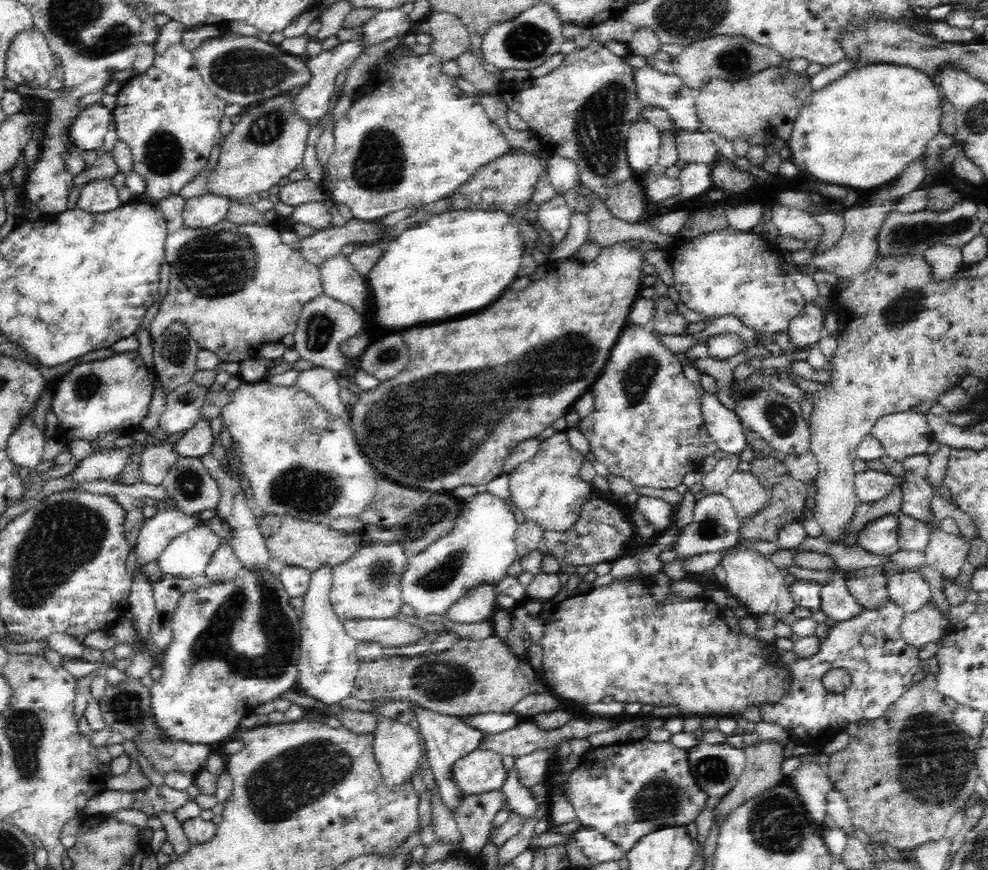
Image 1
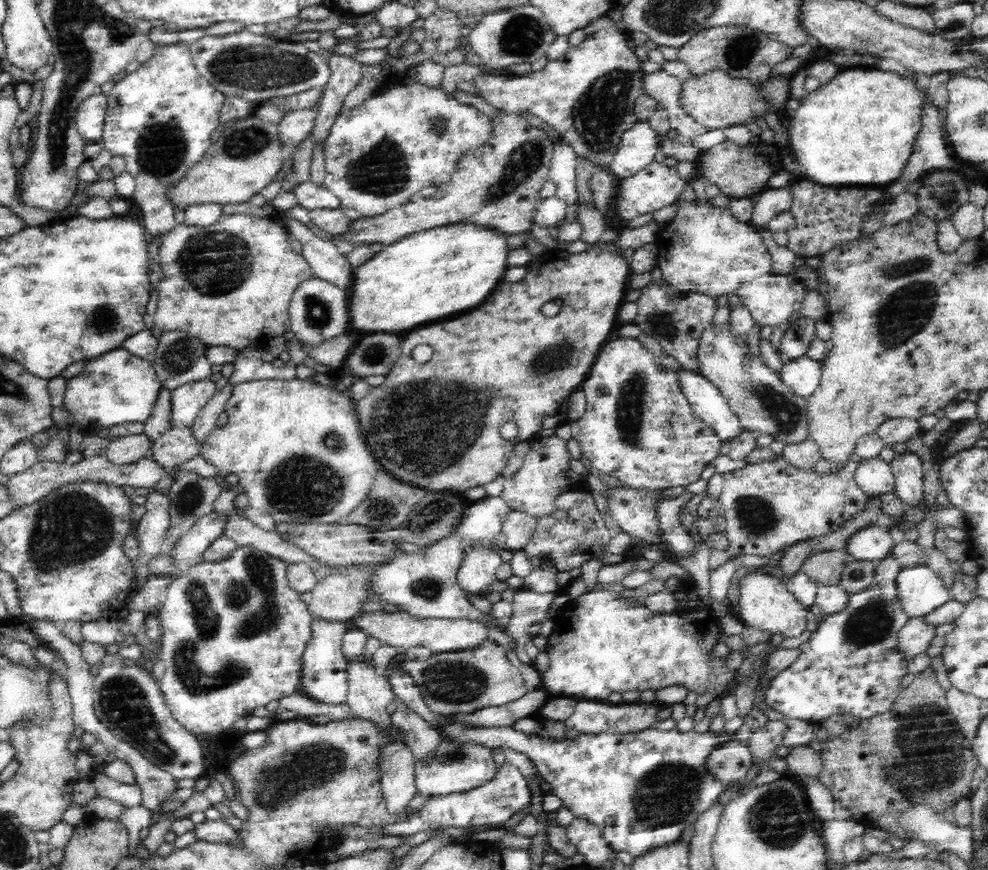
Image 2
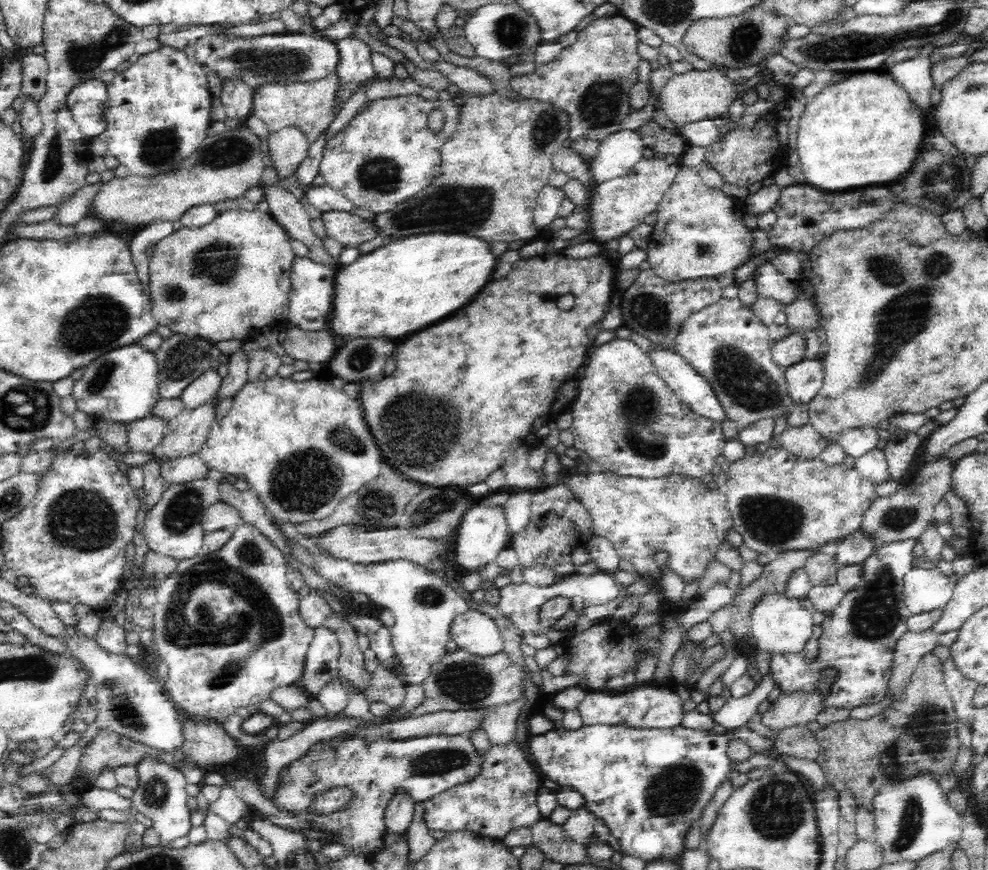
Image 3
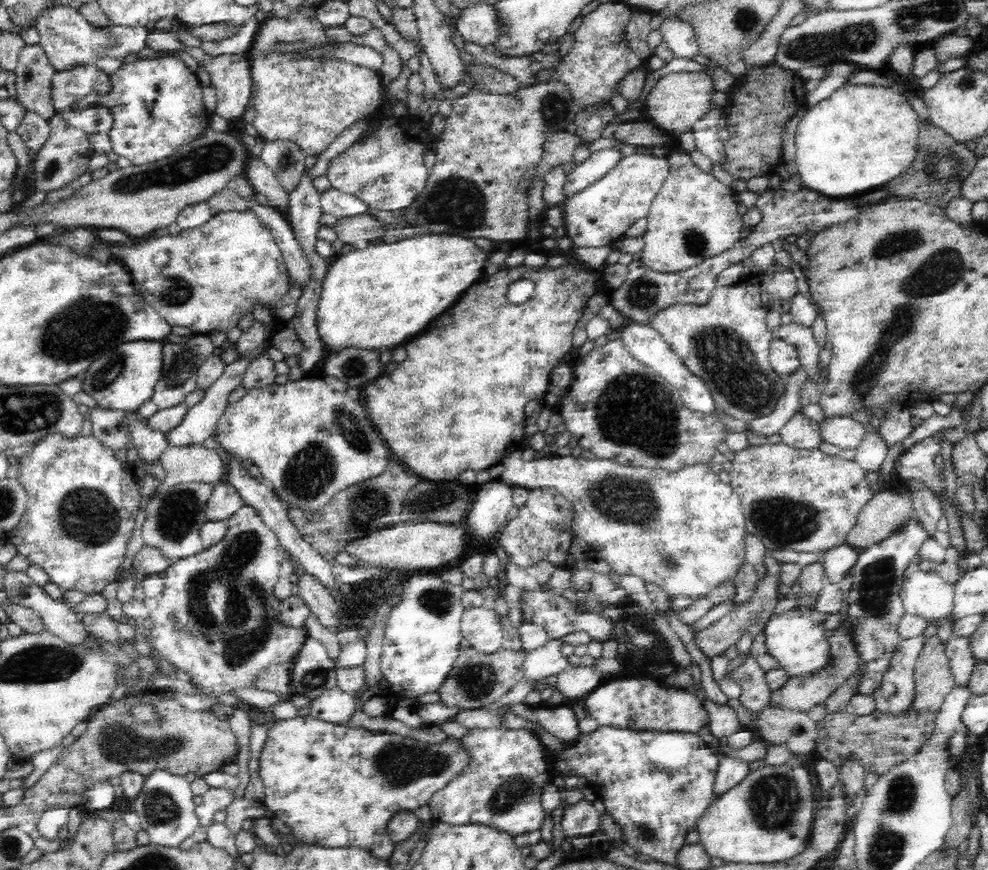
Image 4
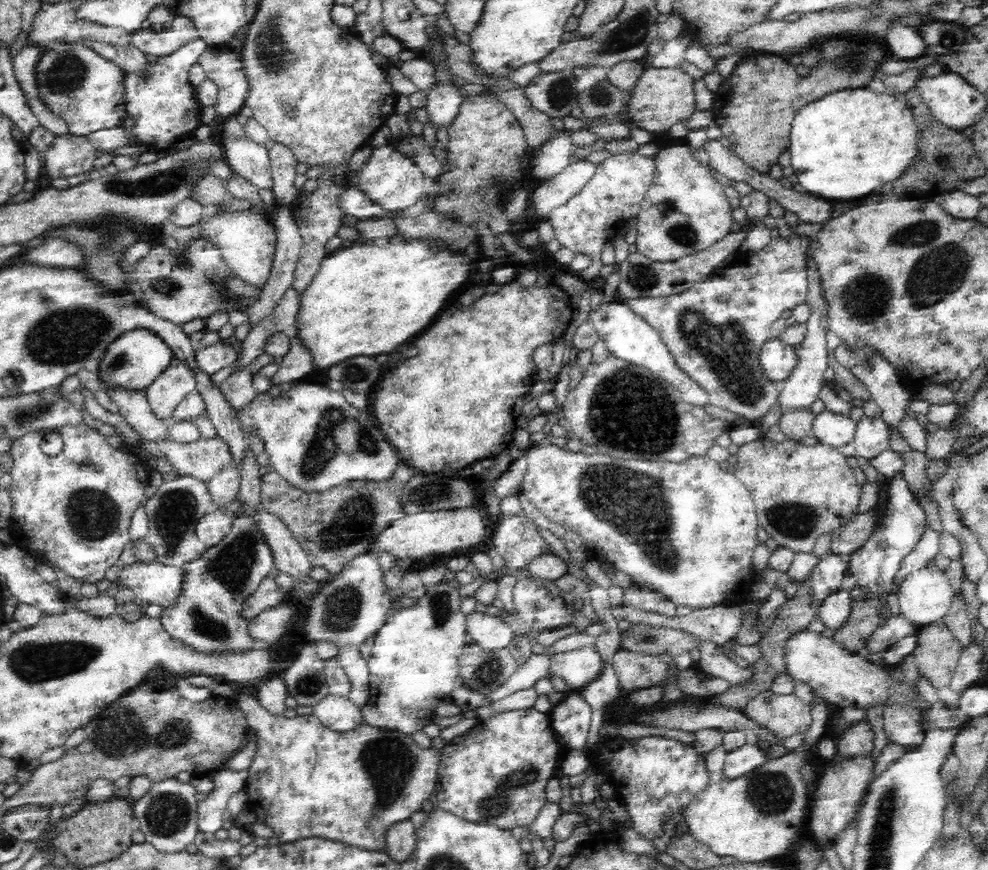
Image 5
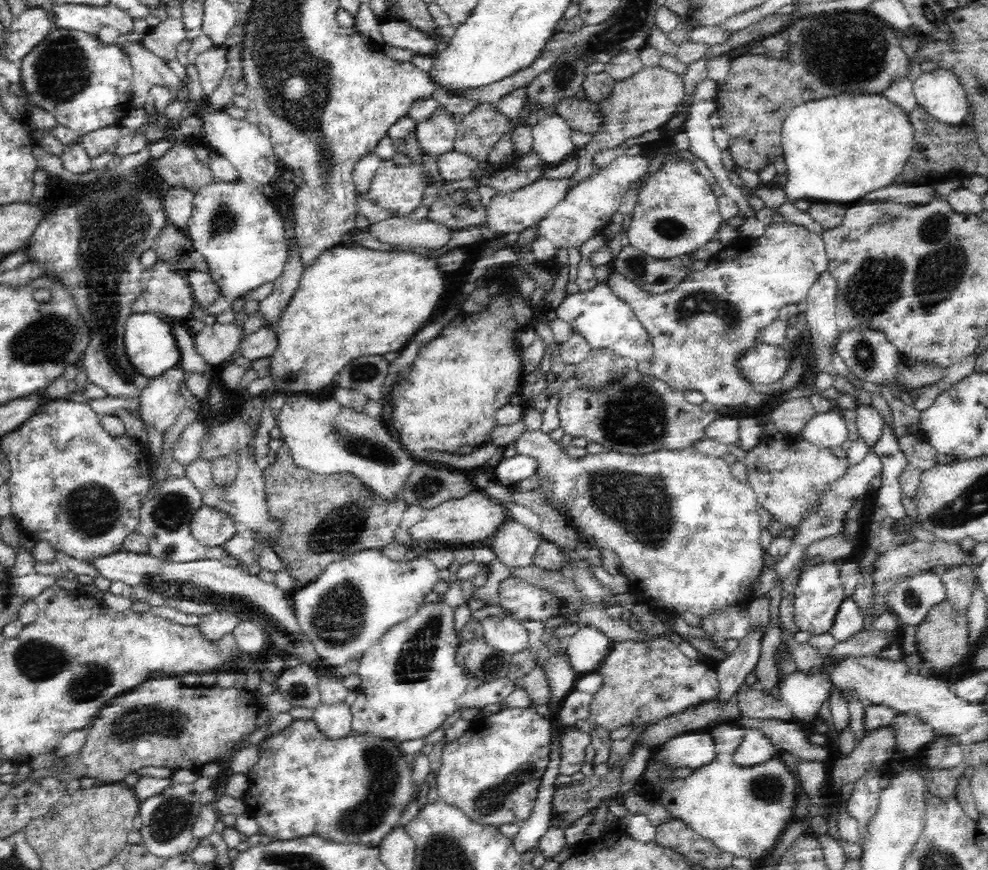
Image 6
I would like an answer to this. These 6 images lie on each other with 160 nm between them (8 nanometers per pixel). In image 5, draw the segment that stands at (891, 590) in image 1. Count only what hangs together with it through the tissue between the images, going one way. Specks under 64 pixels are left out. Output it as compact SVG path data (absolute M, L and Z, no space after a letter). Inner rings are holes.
M935 567L901 577L897 588L899 612L919 628L946 616L955 591L946 574Z

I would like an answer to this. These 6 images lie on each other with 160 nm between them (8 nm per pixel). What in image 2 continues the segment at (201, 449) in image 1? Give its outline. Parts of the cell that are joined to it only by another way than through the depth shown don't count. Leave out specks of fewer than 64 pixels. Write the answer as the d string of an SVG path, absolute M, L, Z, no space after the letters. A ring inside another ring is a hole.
M228 382L228 384L219 391L214 392L214 396L204 405L204 408L197 414L195 421L193 422L192 429L194 429L194 435L198 437L198 443L204 444L204 440L208 438L210 431L216 427L218 422L218 416L225 411L225 404L230 398L232 387L234 384Z

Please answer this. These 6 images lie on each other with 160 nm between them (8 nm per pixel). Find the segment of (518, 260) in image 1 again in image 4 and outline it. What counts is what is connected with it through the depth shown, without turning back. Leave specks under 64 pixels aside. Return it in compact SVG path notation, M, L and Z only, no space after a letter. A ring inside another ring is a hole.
M422 234L418 238L400 239L398 242L384 243L376 241L363 249L352 249L352 252L336 258L336 262L325 272L324 279L321 280L321 287L317 293L317 336L320 337L321 344L328 346L326 350L331 352L339 352L342 349L348 349L348 346L356 346L356 348L390 348L398 344L404 344L408 340L412 340L414 336L418 336L420 332L426 330L428 324L432 324L436 318L440 318L440 314L444 314L444 310L448 310L448 306L452 306L452 302L456 302L456 298L460 298L460 294L464 294L464 290L468 290L468 286L472 284L472 280L480 274L482 266L484 266L484 252L476 250L476 244L472 239L464 238L453 234Z

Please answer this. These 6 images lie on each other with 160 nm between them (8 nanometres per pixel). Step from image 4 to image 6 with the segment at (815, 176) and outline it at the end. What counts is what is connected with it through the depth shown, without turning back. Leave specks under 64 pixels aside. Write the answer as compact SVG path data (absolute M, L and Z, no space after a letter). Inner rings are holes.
M856 94L804 102L789 111L781 127L781 147L787 164L788 182L784 187L792 204L806 199L814 203L856 202L866 194L894 184L913 151L914 127L903 112L883 94Z

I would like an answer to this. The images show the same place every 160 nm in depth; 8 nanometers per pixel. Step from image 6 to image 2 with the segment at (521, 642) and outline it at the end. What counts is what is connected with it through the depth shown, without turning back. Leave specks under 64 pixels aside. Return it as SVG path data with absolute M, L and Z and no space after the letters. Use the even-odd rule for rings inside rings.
M404 611L397 612L366 612L358 613L350 620L350 627L356 628L377 638L383 645L398 647L407 650L413 647L424 647L432 653L453 652L462 650L476 650L488 640L486 637L487 628L480 619L452 618L439 619L427 618L420 620Z

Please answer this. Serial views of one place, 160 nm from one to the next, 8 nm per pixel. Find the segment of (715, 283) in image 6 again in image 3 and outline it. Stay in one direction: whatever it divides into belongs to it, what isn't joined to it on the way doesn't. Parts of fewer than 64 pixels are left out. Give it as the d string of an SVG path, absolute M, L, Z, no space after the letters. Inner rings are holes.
M720 298L700 311L692 314L677 328L676 335L671 340L673 350L688 361L698 374L708 379L716 396L720 399L729 420L734 420L739 428L745 427L758 420L771 418L776 420L779 416L786 416L786 424L792 426L804 426L809 422L809 403L796 404L790 397L787 389L787 378L772 358L772 345L769 328L766 328L754 314L748 310L749 306L742 299Z

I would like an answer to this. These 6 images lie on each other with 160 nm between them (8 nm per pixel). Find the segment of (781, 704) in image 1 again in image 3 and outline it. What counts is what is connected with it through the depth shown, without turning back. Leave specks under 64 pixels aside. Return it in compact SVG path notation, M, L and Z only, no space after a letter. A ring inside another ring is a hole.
M902 539L890 542L885 546L876 547L873 554L864 560L862 564L862 581L851 591L845 594L840 604L834 608L832 615L826 617L821 624L822 634L818 638L818 656L814 663L806 662L806 654L778 654L770 656L770 672L775 683L780 687L781 694L792 692L810 692L810 690L822 690L826 672L835 670L833 683L825 690L823 708L854 708L864 704L878 704L888 694L888 678L892 674L893 655L896 643L908 631L908 618L912 615L903 600L904 578L910 569L914 567L913 550L917 539Z

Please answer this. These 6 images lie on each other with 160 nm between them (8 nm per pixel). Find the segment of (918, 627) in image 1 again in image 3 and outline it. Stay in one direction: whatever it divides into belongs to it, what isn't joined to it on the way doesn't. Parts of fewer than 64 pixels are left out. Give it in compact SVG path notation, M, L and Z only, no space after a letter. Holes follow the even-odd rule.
M930 628L922 632L908 630L899 638L893 655L892 674L888 678L888 694L893 695L893 700L899 701L903 697L919 661L938 646L938 635Z

